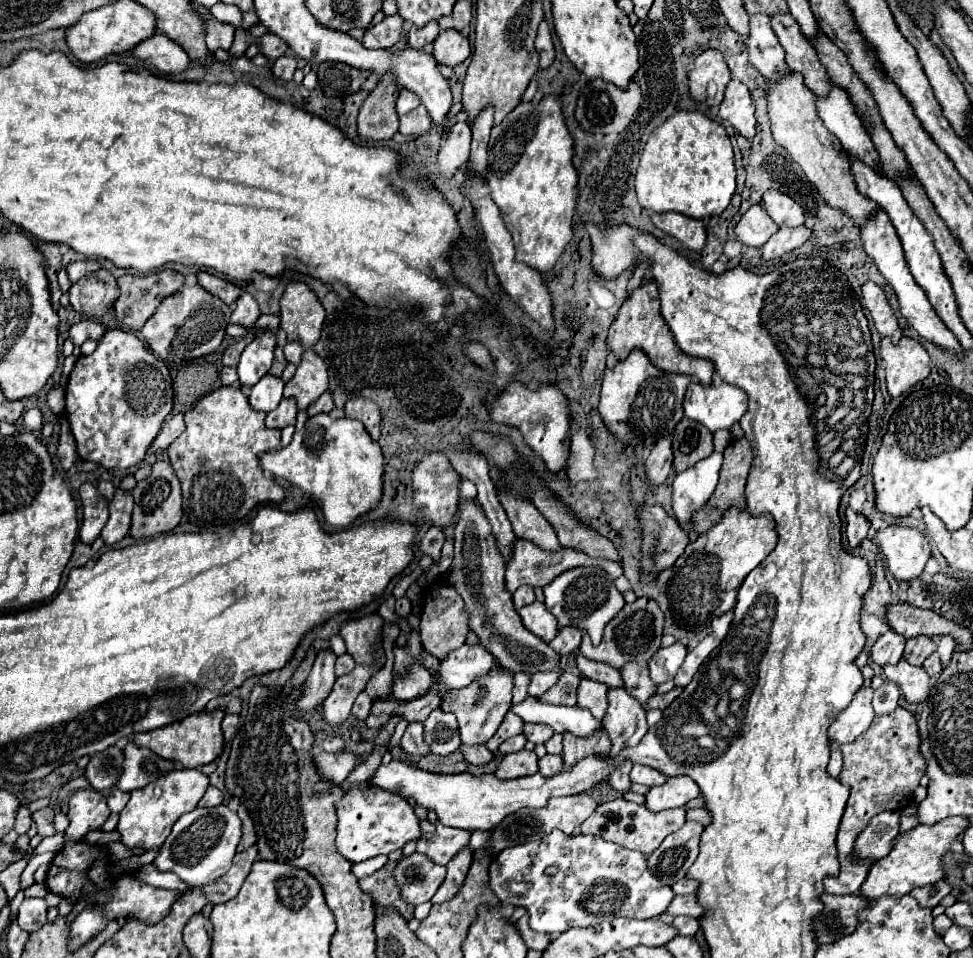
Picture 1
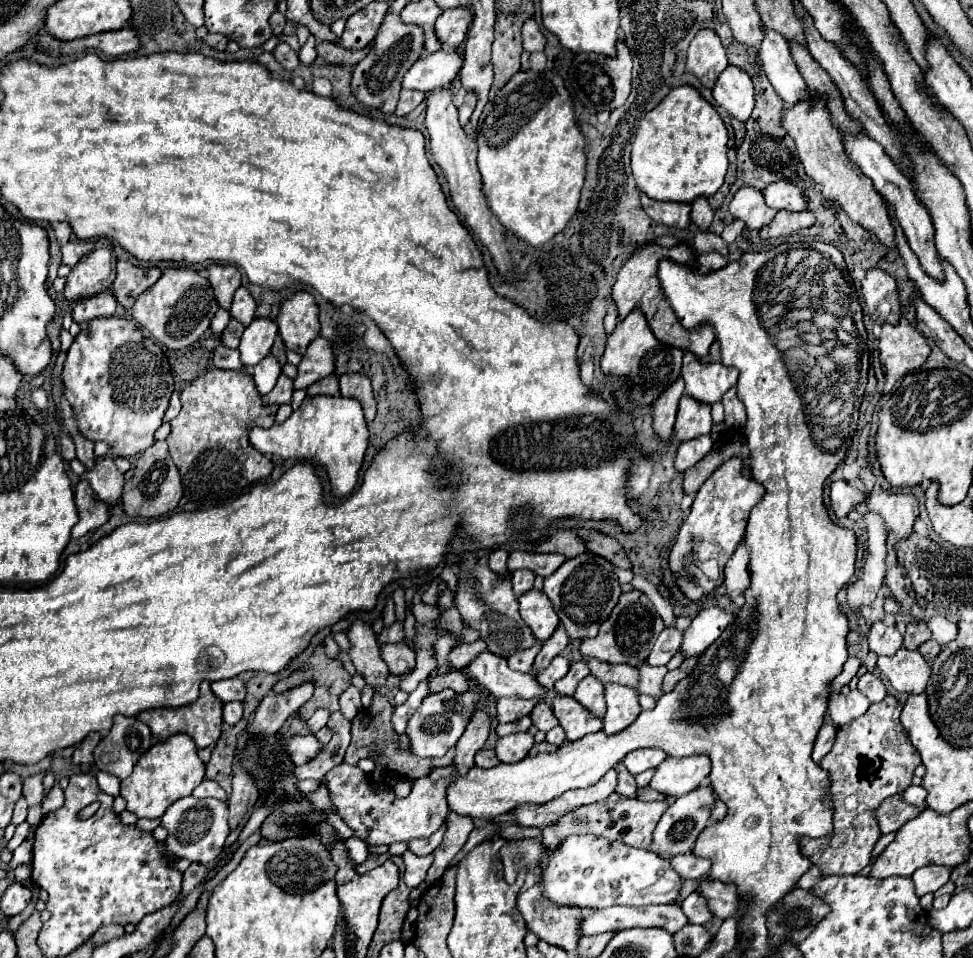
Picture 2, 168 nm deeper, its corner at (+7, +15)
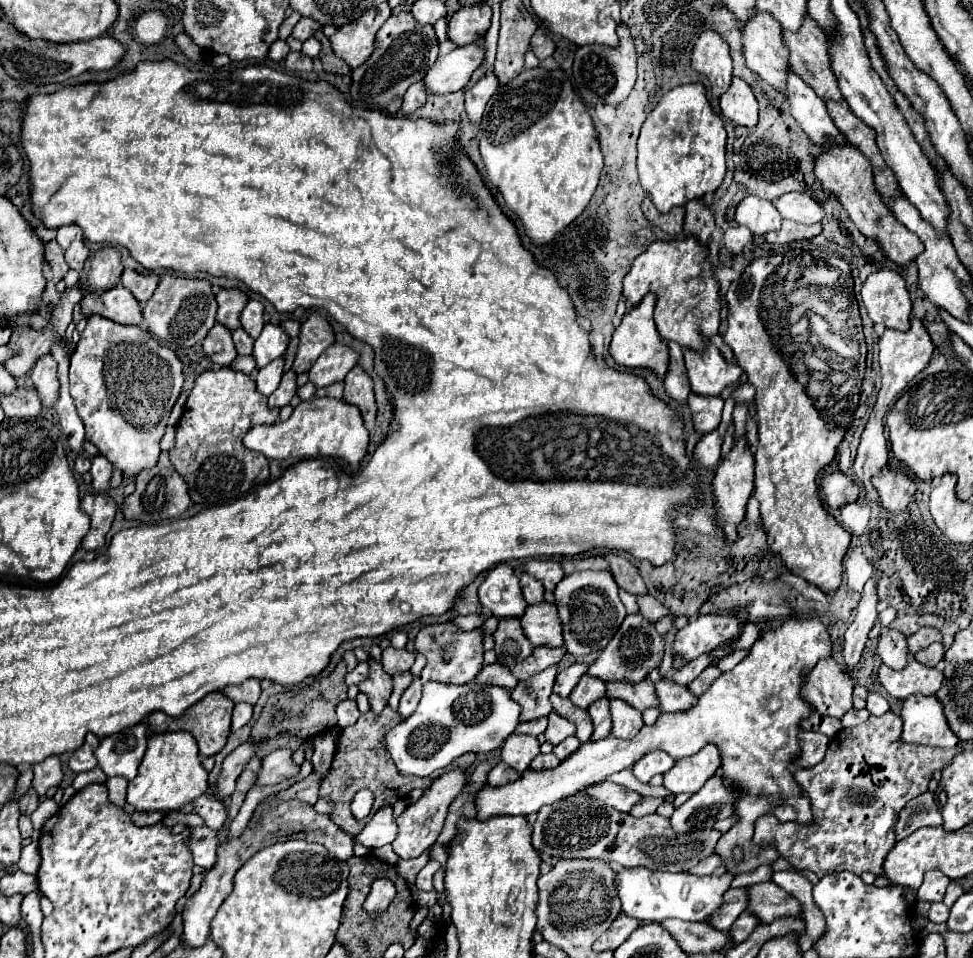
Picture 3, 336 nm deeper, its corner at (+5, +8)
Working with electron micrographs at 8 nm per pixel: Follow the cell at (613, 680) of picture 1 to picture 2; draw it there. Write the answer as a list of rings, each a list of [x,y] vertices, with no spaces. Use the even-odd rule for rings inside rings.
[[[588,658],[586,664],[588,664],[590,672],[604,684],[616,682],[616,684],[624,684],[624,686],[636,688],[638,668],[632,668],[628,664],[608,664],[608,662],[600,662],[596,658]]]

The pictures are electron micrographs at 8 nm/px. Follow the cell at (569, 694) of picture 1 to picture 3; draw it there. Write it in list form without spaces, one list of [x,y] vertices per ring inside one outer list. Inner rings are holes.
[[[584,675],[578,687],[570,693],[570,701],[580,709],[588,709],[592,703],[604,697],[606,697],[606,683],[592,675]]]

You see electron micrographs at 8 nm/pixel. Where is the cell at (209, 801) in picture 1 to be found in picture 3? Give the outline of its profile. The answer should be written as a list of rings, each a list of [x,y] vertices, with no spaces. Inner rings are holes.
[[[200,795],[196,801],[196,813],[206,821],[206,825],[220,833],[222,827],[224,827],[224,821],[226,821],[226,809],[222,803],[214,801],[214,799],[206,799],[206,795]]]

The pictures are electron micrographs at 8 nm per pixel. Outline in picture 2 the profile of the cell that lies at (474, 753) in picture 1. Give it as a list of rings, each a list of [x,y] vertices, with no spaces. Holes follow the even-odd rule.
[[[488,748],[478,750],[478,754],[476,754],[476,766],[478,768],[492,768],[496,764],[498,764],[498,758],[496,758],[494,750],[488,750]]]

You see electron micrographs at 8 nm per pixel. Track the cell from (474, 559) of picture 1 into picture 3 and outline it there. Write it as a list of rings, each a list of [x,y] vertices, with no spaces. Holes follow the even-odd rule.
[[[500,619],[500,625],[494,633],[498,663],[512,669],[516,663],[524,661],[532,653],[532,643],[526,639],[518,619]]]

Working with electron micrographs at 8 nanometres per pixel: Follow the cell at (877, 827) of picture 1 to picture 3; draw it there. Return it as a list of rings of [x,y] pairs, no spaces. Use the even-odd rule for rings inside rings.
[[[926,791],[916,799],[912,799],[910,803],[906,803],[906,807],[898,815],[894,831],[896,831],[896,839],[900,841],[912,835],[916,829],[938,827],[938,825],[942,825],[940,809],[934,803],[934,793]]]

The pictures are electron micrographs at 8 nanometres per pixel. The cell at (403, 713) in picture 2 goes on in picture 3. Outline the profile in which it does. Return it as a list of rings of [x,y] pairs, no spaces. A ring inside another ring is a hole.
[[[440,623],[440,625],[426,625],[418,631],[414,647],[418,653],[422,653],[428,663],[422,669],[422,673],[418,677],[412,679],[410,687],[402,693],[400,697],[400,715],[402,719],[410,717],[420,701],[420,691],[422,685],[426,681],[440,681],[440,683],[470,683],[478,671],[482,669],[482,657],[484,657],[484,647],[482,647],[482,639],[484,633],[482,629],[474,629],[474,631],[462,631],[460,627],[456,627],[454,623]]]

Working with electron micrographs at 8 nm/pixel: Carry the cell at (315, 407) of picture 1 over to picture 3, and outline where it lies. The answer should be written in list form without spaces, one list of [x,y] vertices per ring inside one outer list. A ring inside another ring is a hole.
[[[334,383],[330,387],[322,387],[316,391],[318,397],[332,397],[332,399],[342,399],[342,383]]]

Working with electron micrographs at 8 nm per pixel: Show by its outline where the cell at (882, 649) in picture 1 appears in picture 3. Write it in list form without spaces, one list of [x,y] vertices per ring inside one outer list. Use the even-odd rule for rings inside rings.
[[[888,629],[886,633],[882,633],[880,643],[878,643],[878,655],[882,659],[884,665],[900,671],[906,667],[908,663],[908,645],[906,645],[906,637],[896,631],[896,629]]]

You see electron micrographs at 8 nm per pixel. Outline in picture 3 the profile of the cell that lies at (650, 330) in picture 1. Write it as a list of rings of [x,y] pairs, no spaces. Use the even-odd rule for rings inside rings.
[[[688,235],[683,240],[673,240],[671,243],[666,241],[654,241],[638,259],[634,259],[630,273],[624,279],[624,297],[638,305],[646,293],[656,293],[656,327],[658,333],[664,341],[676,341],[682,347],[690,347],[696,351],[704,349],[704,339],[712,337],[718,333],[720,327],[720,283],[714,277],[714,265],[710,261],[710,249],[702,245],[696,237]]]

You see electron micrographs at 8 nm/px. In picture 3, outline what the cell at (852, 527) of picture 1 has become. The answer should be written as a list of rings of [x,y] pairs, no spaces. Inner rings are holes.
[[[834,471],[830,475],[824,475],[822,489],[824,489],[828,505],[832,509],[838,509],[846,503],[854,503],[860,493],[858,483],[854,479],[850,479],[848,473],[842,473],[842,471]]]

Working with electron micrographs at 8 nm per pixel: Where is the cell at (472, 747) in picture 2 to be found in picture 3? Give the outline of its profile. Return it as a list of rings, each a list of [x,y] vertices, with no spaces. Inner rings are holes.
[[[454,769],[446,775],[442,775],[440,779],[436,779],[432,783],[432,787],[416,801],[412,803],[398,819],[398,827],[400,827],[400,833],[398,833],[398,839],[392,843],[394,847],[394,853],[402,859],[414,859],[418,855],[422,855],[440,835],[442,831],[442,823],[444,823],[444,817],[446,817],[446,811],[450,807],[450,799],[454,799],[454,795],[458,795],[458,791],[462,791],[464,787],[464,777],[466,777],[466,771],[460,771],[460,769]]]

